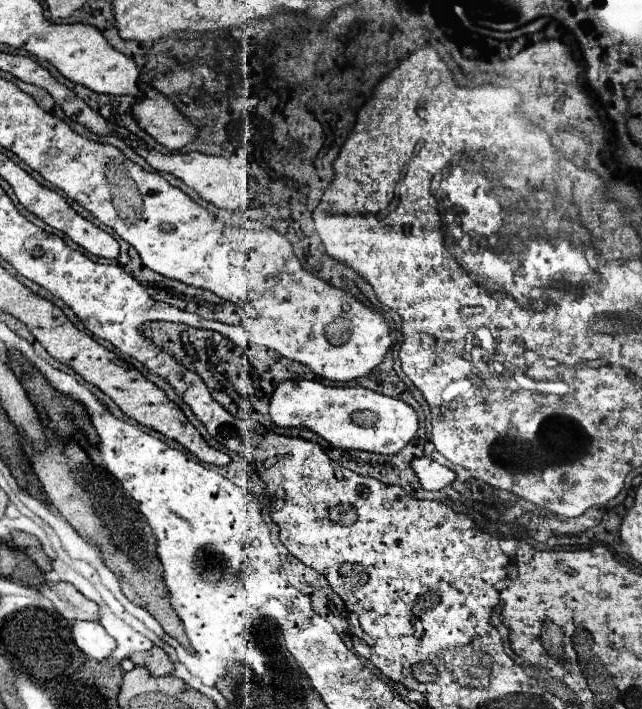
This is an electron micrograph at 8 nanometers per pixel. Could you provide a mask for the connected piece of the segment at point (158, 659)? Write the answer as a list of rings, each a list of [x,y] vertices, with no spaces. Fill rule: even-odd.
[[[153,646],[151,650],[147,650],[147,652],[135,652],[131,658],[129,658],[135,666],[145,666],[145,668],[149,668],[149,672],[153,674],[153,676],[167,676],[167,674],[171,674],[173,672],[173,662],[167,658],[167,654],[161,650],[161,648],[157,648],[157,646]]]

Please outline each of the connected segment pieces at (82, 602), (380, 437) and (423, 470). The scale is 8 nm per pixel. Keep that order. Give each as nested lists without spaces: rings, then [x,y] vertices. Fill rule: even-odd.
[[[47,582],[39,592],[55,604],[55,610],[67,620],[97,620],[97,604],[87,600],[73,584]]]
[[[285,380],[277,384],[271,396],[269,416],[279,428],[309,428],[335,448],[391,456],[405,448],[417,434],[417,414],[413,416],[407,412],[407,406],[409,404],[397,398],[377,394],[361,386],[337,388],[325,386],[317,380]],[[409,434],[413,434],[413,438]]]
[[[425,456],[413,460],[411,468],[413,468],[415,476],[419,478],[421,488],[425,488],[425,490],[441,490],[455,480],[455,474],[449,468],[437,464],[435,460],[429,460]]]

